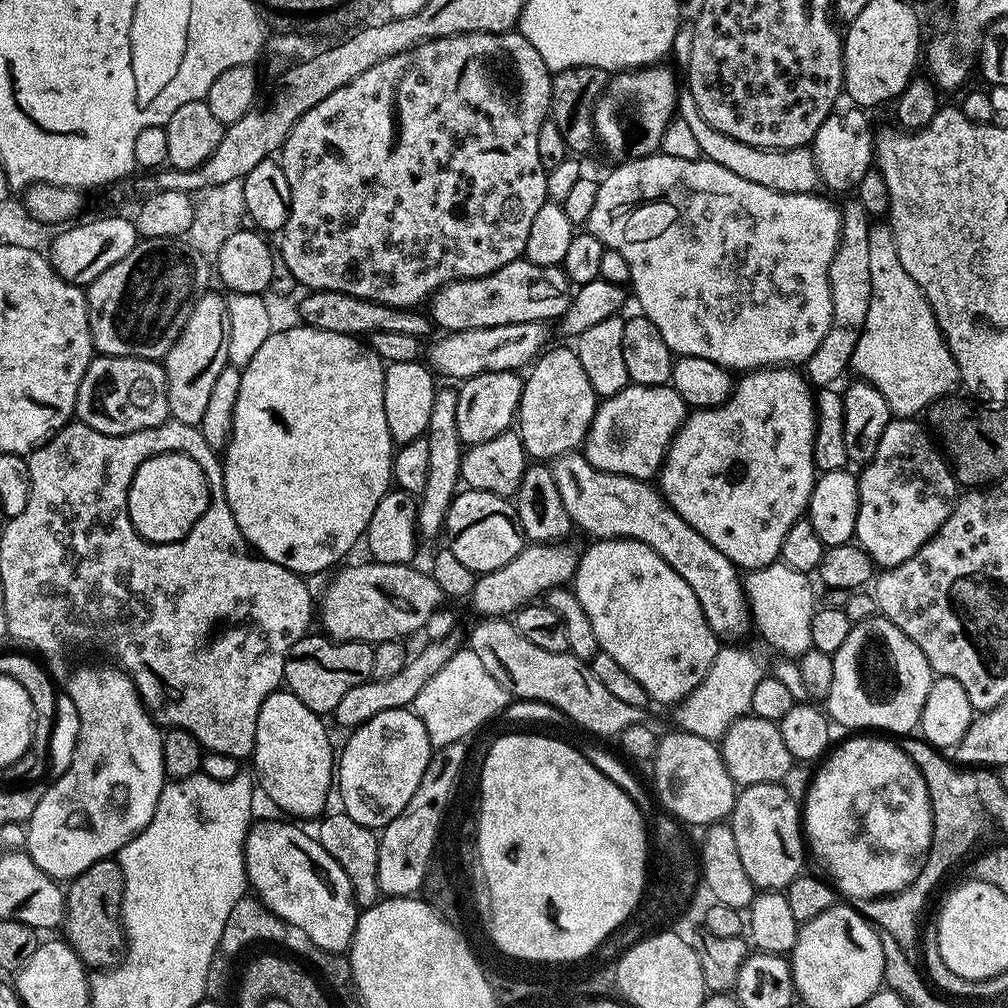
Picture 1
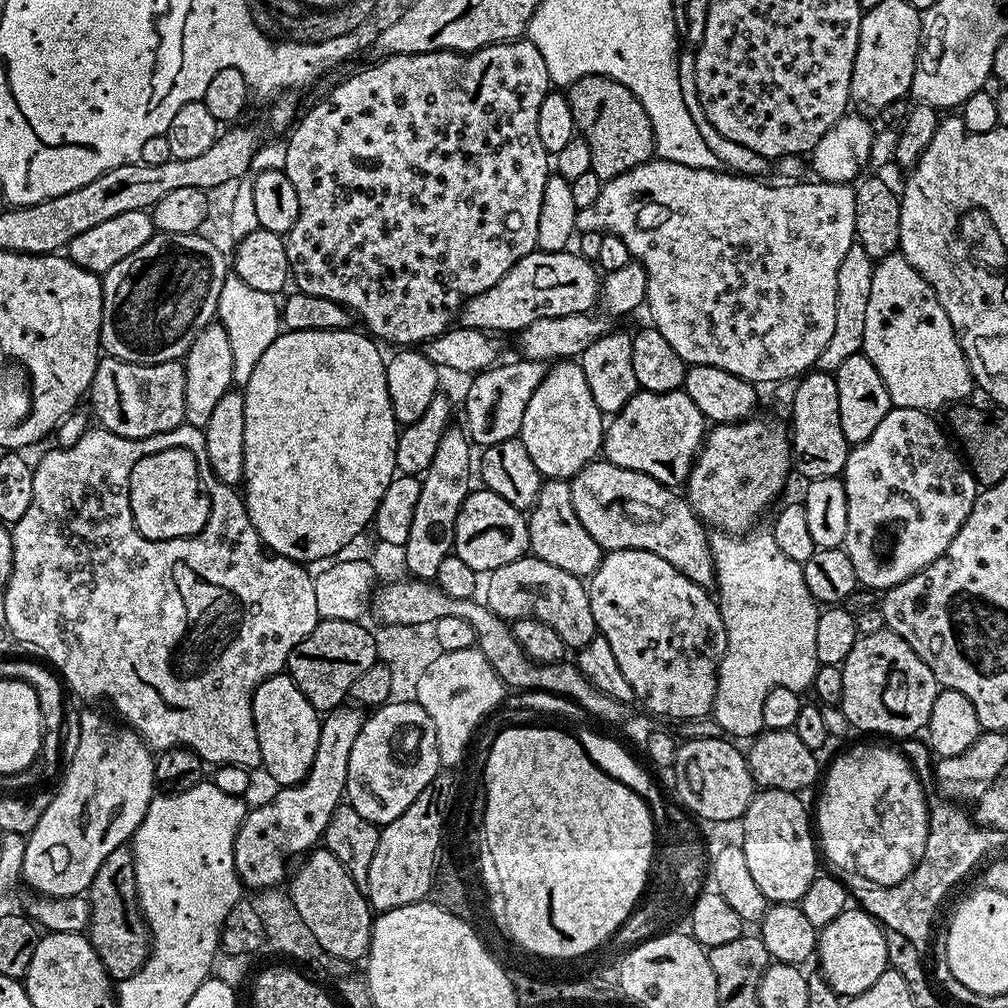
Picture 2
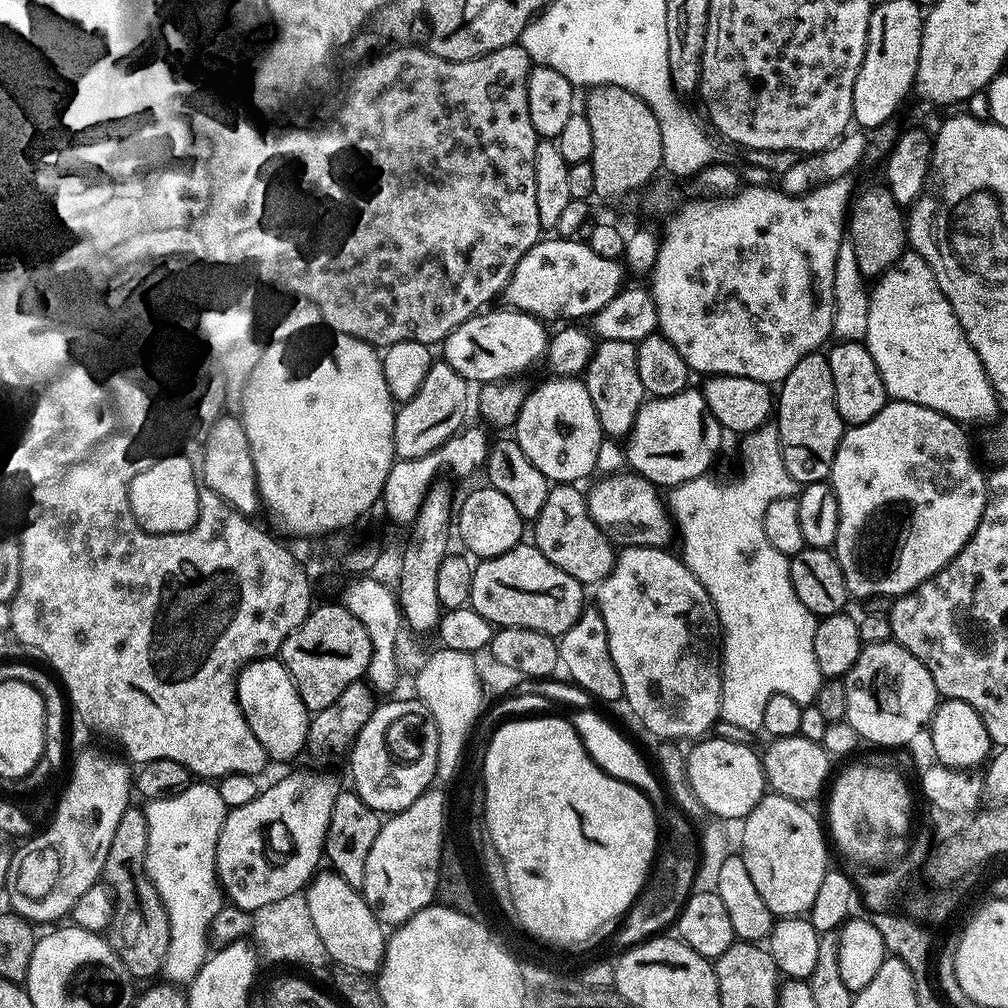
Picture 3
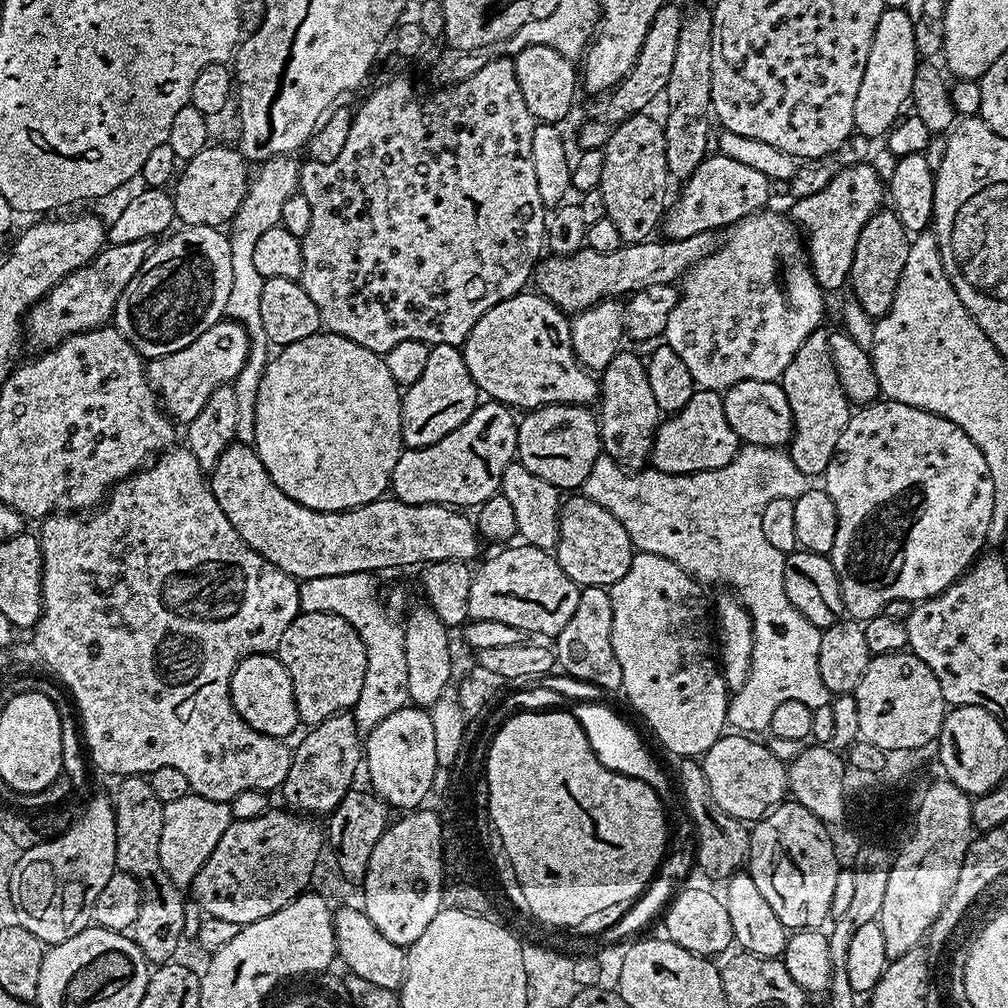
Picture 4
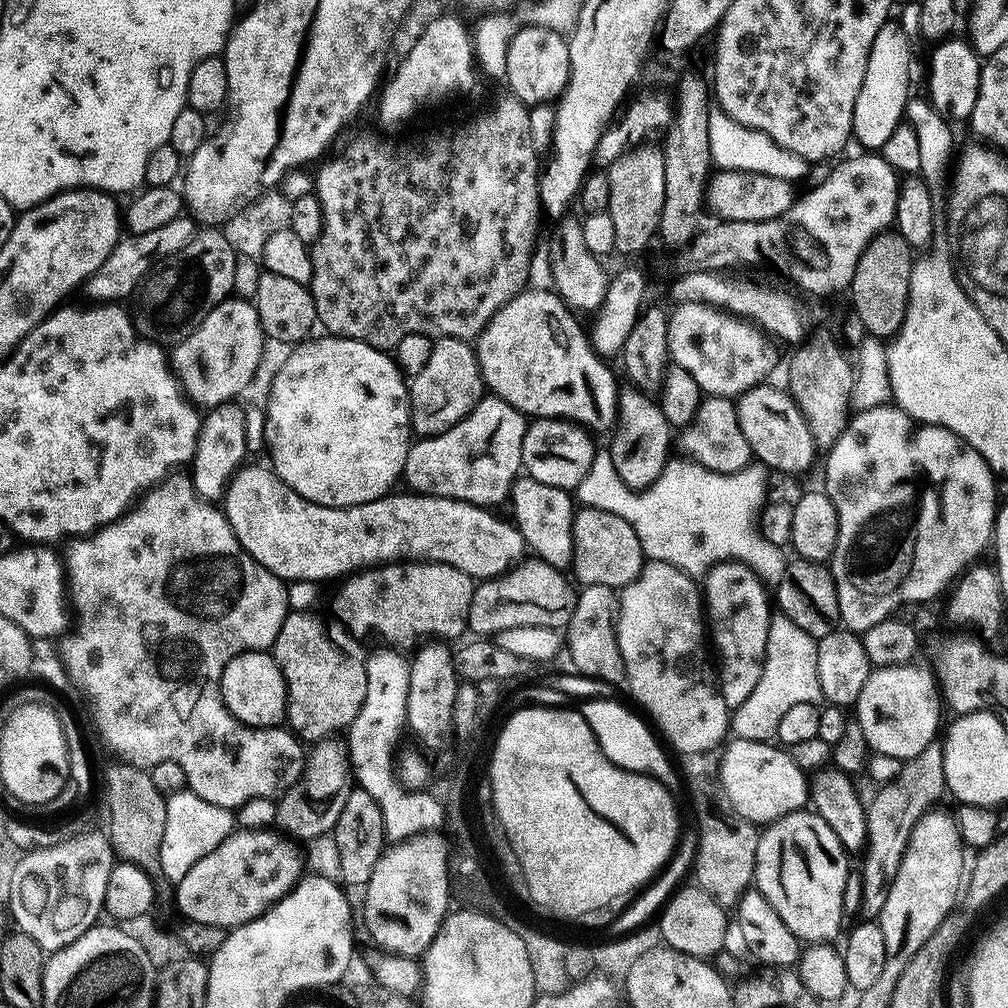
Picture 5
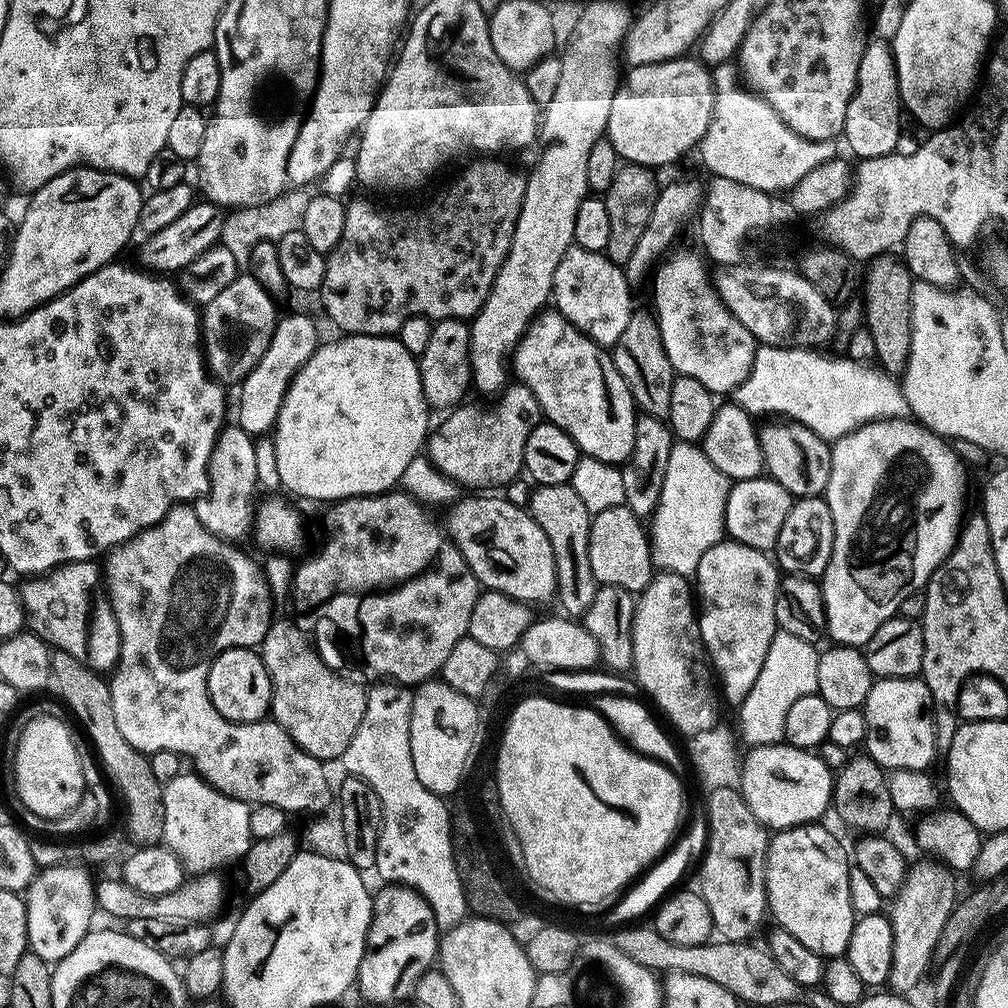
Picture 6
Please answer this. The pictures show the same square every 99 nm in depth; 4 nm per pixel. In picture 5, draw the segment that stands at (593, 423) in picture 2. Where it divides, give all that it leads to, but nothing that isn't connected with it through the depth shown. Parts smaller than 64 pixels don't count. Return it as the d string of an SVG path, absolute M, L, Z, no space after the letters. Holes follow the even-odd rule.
M533 419L522 438L523 471L538 482L546 482L546 486L575 490L590 468L594 455L591 439L593 437L581 425L573 424L571 420Z

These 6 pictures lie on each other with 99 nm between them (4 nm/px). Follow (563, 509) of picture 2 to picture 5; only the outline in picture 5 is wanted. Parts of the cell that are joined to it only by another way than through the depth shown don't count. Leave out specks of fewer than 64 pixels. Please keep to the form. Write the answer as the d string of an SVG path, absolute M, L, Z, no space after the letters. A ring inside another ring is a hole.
M581 507L572 517L572 567L581 585L625 588L644 569L646 557L634 534L634 526L618 514L606 510Z

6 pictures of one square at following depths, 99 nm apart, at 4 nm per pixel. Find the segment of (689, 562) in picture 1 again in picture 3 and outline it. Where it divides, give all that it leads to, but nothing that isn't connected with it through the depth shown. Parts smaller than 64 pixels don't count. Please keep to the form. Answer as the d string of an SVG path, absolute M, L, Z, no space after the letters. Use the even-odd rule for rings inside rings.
M608 474L600 480L592 489L587 489L586 499L588 509L598 527L608 535L608 539L616 546L627 546L630 548L664 548L667 540L674 536L674 525L671 515L662 499L661 493L656 485L649 480L635 474Z

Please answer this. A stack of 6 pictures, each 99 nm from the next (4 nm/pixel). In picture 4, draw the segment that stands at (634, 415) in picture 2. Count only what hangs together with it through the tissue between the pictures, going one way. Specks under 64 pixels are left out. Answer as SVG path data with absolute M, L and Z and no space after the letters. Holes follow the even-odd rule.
M697 390L685 408L671 413L657 427L650 464L657 472L675 476L709 472L726 466L741 447L741 440L734 434L734 430L730 430L730 422L726 422L723 395L716 390Z

